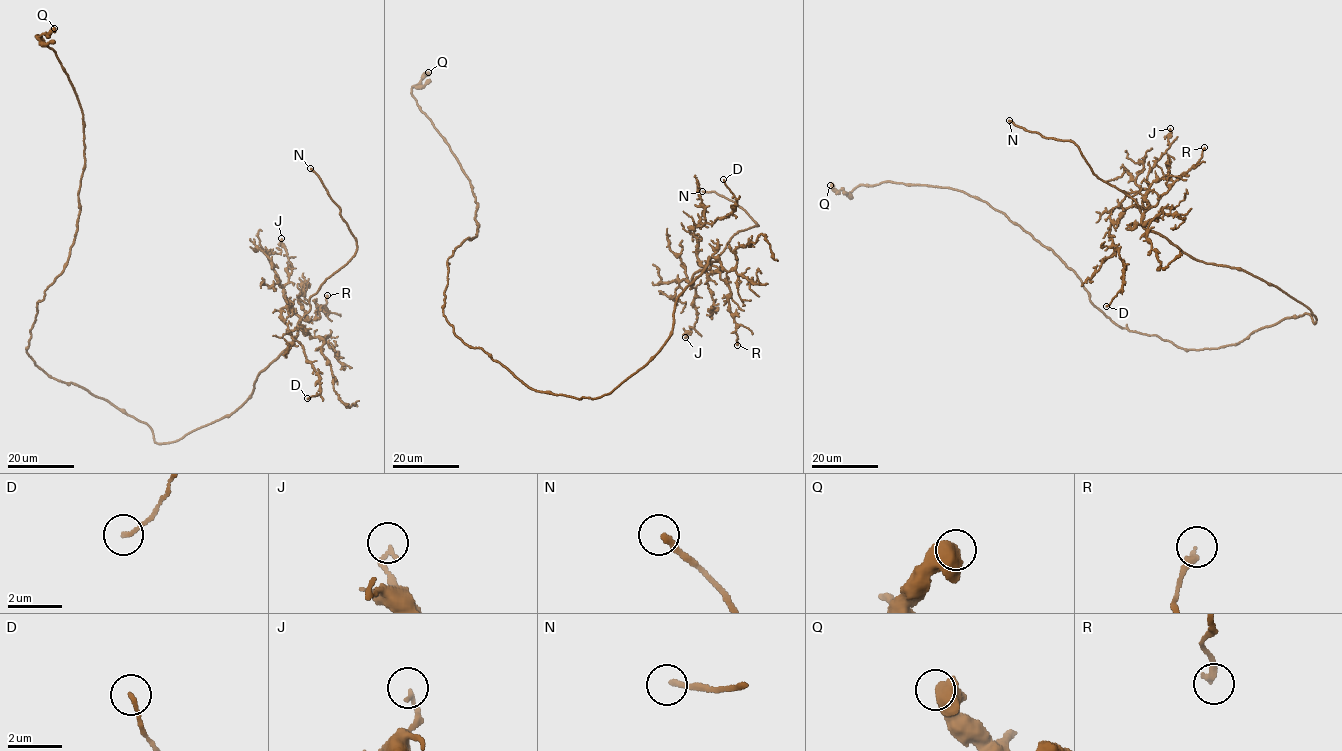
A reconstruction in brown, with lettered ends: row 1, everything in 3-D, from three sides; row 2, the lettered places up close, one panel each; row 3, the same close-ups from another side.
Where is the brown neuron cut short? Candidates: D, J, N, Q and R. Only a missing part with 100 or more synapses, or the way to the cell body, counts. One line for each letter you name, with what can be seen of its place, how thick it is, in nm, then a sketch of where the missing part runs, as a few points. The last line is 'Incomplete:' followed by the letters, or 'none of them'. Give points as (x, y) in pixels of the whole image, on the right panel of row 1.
N: at (1009, 120); 200 nm thick; missing branch runs (1009, 120), (993, 111), (994, 97), (1000, 94), (997, 95)
Incomplete: N

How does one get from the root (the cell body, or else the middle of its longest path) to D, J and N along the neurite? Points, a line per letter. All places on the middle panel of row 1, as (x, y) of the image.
D: (508, 370), (597, 398), (648, 362), (709, 267), (690, 226), (733, 209), (723, 179)
J: (508, 370), (537, 390), (607, 394), (663, 344), (676, 297), (709, 257), (692, 279), (696, 322), (685, 337)
N: (508, 370), (535, 390), (597, 398), (648, 362), (677, 296), (758, 225), (702, 191)

